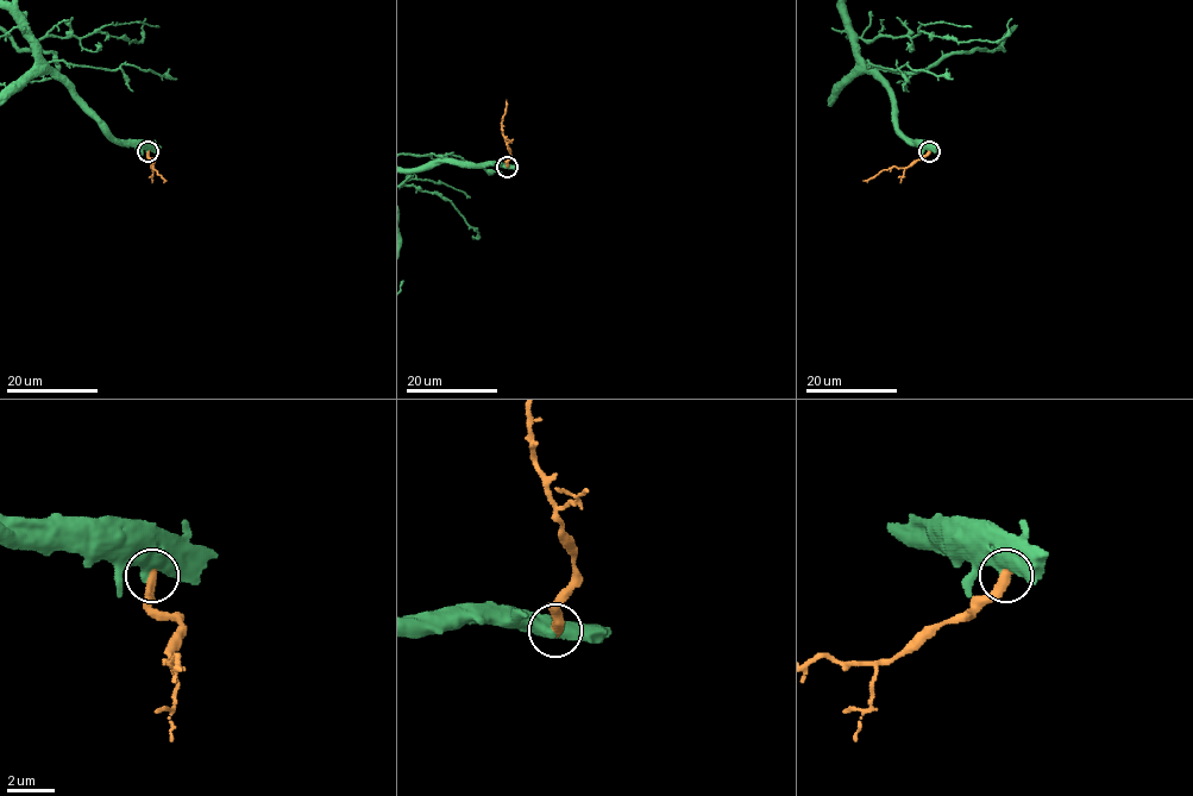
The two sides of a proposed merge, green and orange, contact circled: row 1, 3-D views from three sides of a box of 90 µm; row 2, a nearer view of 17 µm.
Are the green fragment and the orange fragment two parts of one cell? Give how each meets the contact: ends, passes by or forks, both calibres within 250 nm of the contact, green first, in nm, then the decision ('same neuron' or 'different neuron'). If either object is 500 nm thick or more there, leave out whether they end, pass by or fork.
600/440 nm | different neuron

